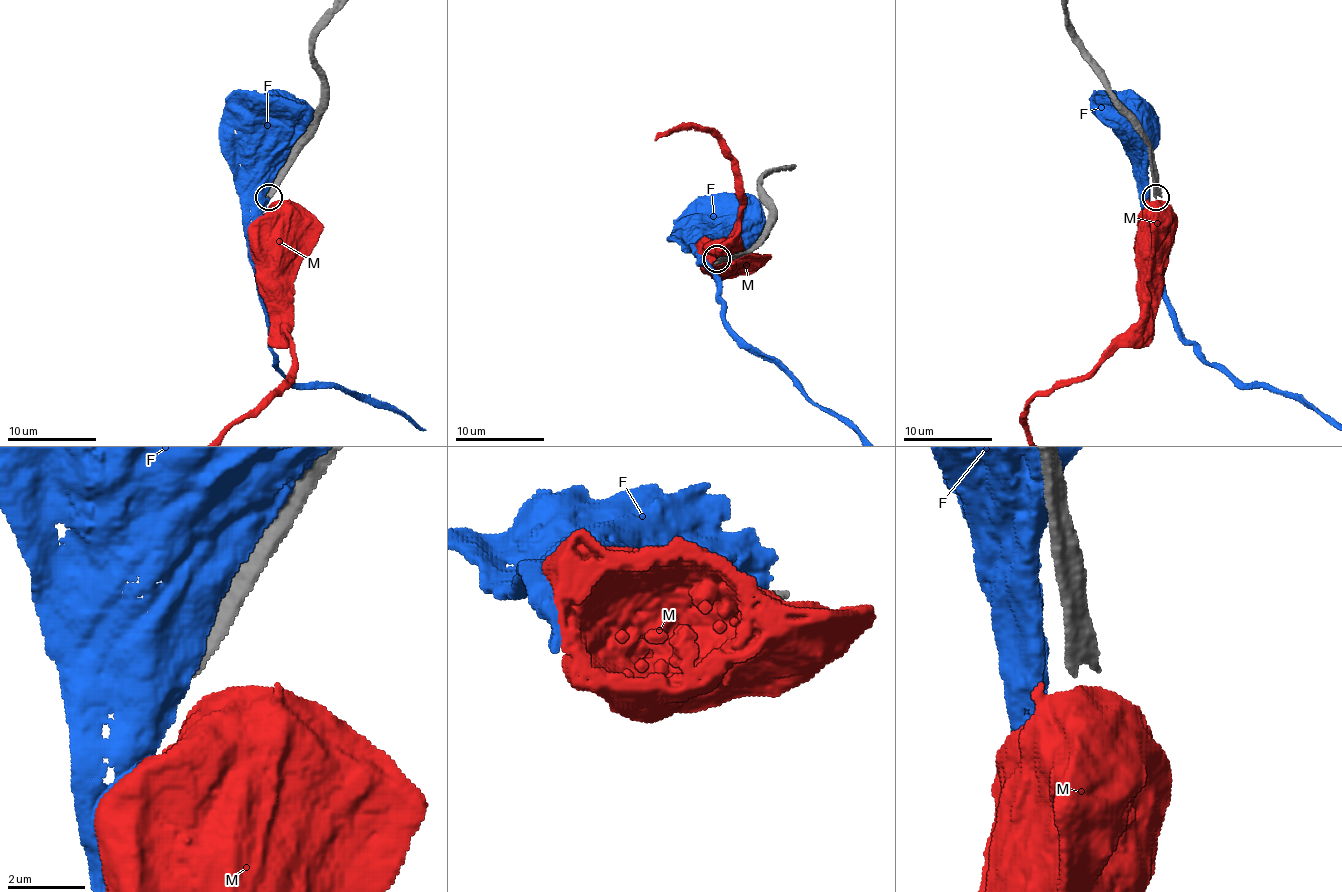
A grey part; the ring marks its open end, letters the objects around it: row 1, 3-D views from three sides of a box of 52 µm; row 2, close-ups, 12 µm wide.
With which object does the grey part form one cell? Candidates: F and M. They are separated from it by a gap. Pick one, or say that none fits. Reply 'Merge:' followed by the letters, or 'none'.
Merge: none

